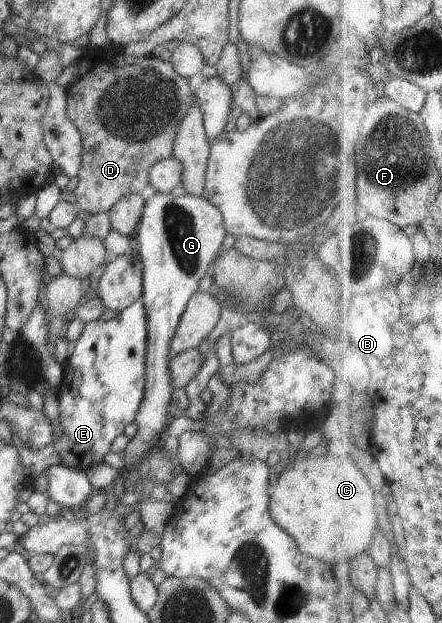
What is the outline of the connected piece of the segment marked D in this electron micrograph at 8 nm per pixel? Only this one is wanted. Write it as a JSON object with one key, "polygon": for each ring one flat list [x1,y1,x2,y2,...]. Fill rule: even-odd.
{"polygon":[[111,46,107,49,91,49,87,47,87,51,83,53,78,63,78,73,73,77,73,80,66,86,66,107,67,117,71,123,77,127,82,139,81,152,81,169,79,170,77,188,74,191,77,198,76,204,79,210,90,213,91,216,97,213,108,212,122,197,125,195,139,194,143,196,143,191,149,187,149,169,158,161,167,159,172,156,173,142,177,135,178,125,181,125,183,117,187,115,189,107,193,105,194,93,189,87,189,78,181,77,171,65,171,62,161,60,157,56,128,56,122,48]]}

